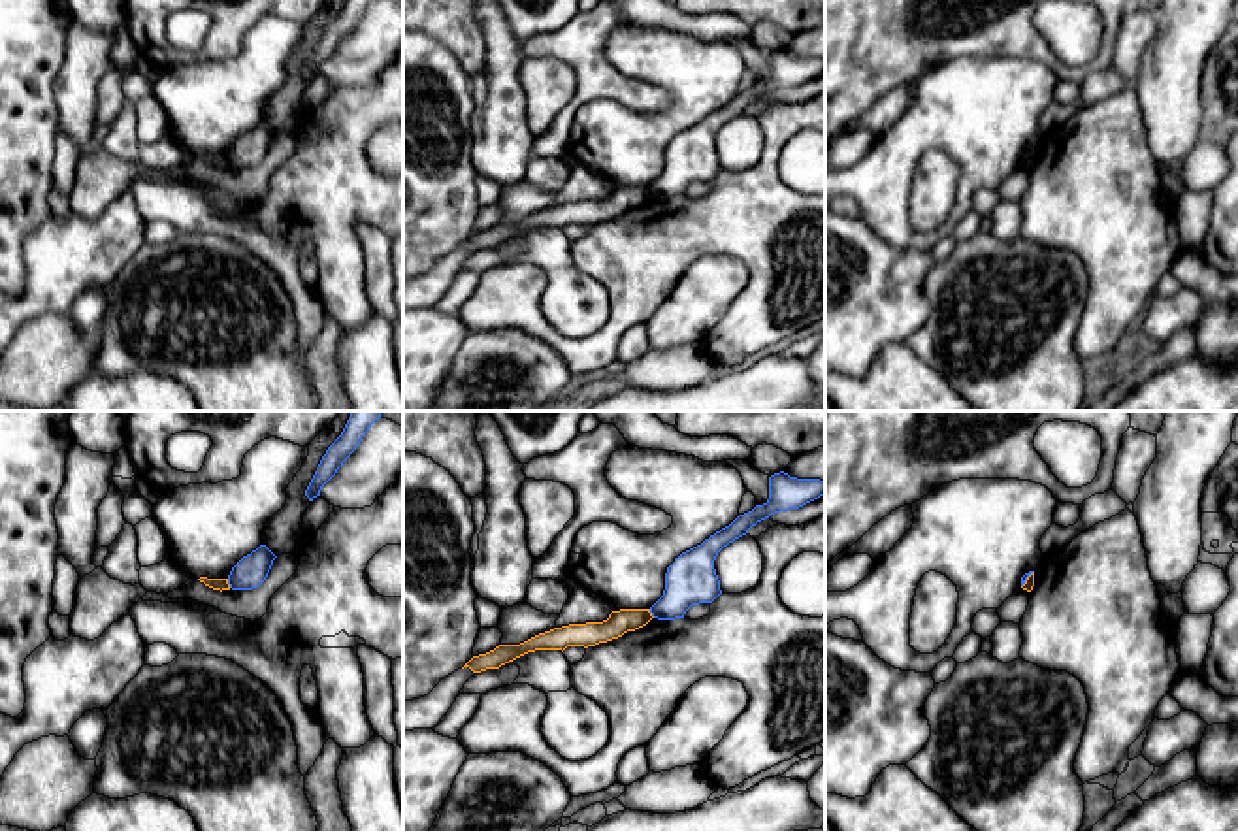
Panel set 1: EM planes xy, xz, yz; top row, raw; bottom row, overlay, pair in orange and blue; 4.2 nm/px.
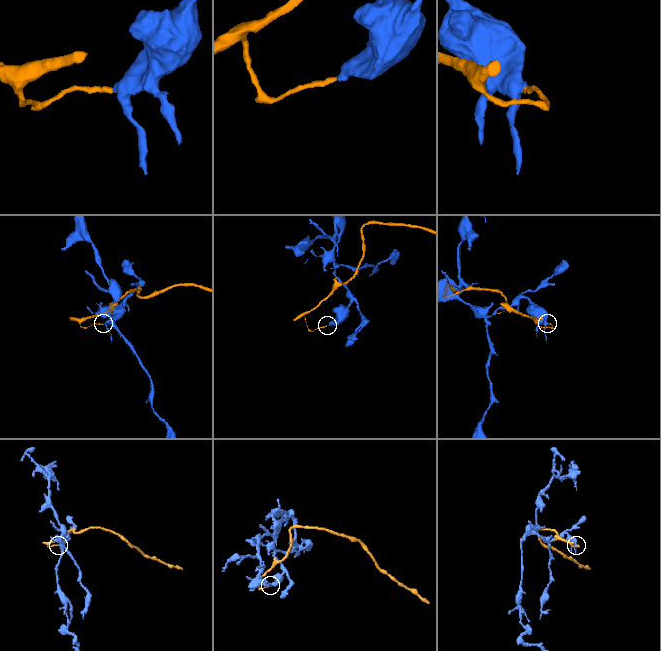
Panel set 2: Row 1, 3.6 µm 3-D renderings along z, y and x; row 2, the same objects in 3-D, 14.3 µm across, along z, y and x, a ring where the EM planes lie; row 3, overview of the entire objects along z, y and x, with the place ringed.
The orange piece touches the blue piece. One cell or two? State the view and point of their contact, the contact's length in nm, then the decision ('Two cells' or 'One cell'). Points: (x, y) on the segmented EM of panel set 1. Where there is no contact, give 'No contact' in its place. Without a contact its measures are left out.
Touches orange at xy (227, 583). Shared border 40 nm. Two cells

